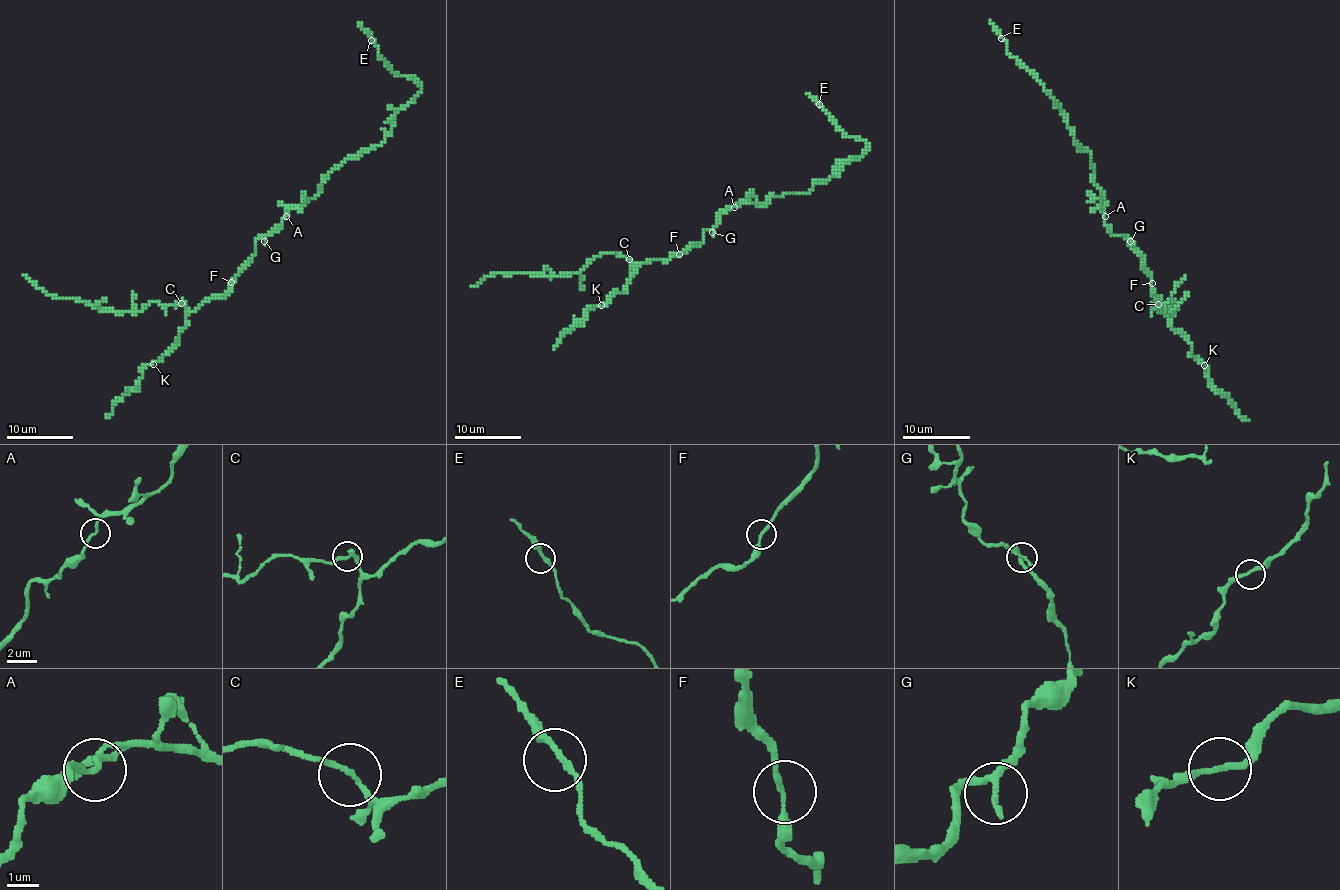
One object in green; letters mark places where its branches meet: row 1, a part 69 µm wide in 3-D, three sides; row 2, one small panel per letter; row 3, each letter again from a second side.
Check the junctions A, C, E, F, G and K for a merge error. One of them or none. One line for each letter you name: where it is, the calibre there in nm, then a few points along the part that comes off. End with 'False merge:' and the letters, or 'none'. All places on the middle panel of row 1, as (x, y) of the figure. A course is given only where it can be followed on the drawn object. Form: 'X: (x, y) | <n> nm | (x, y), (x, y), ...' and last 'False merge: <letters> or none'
False merge: none

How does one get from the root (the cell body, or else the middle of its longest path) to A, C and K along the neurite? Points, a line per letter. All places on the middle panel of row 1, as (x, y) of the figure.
A: (721, 214), (727, 207), (734, 207)
C: (721, 214), (719, 221), (704, 232), (704, 239), (684, 252), (664, 260), (641, 264), (634, 264), (629, 259)
K: (721, 214), (699, 244), (669, 259), (639, 264), (626, 289), (601, 305)

